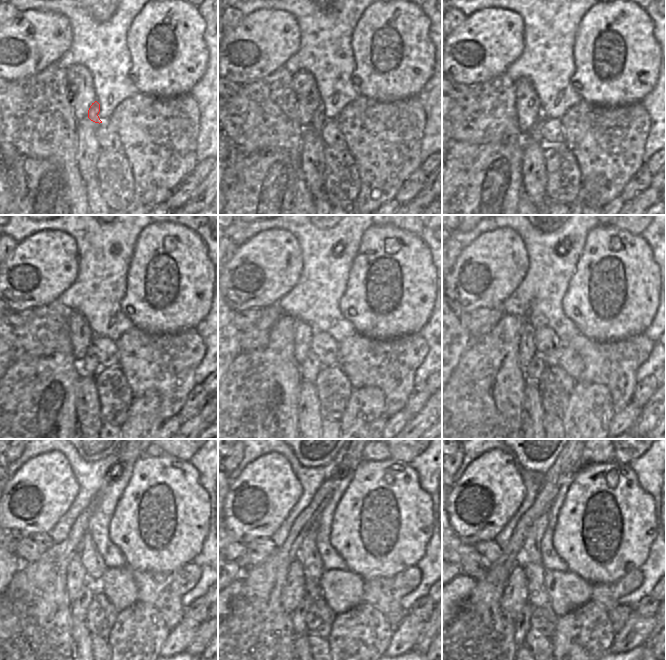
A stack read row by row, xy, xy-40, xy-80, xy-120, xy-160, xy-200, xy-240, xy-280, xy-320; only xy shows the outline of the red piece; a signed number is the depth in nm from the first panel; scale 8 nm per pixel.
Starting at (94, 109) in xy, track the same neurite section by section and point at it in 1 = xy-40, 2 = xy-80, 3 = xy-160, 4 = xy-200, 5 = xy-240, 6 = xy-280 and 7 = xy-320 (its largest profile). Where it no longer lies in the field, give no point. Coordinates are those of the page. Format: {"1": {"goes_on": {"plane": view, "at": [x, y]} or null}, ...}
{"1": {"goes_on": {"plane": "xy-40", "at": [319, 119]}}, "2": {"goes_on": {"plane": "xy-80", "at": [535, 134]}}, "3": {"goes_on": {"plane": "xy-160", "at": [311, 367]}}, "4": {"goes_on": {"plane": "xy-200", "at": [532, 373]}}, "5": {"goes_on": {"plane": "xy-240", "at": [80, 606]}}, "6": {"goes_on": {"plane": "xy-280", "at": [299, 616]}}, "7": {"goes_on": {"plane": "xy-320", "at": [522, 623]}}}

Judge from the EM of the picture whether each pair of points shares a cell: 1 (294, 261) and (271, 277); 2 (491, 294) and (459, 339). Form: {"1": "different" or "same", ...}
{"1": "same", "2": "different"}

